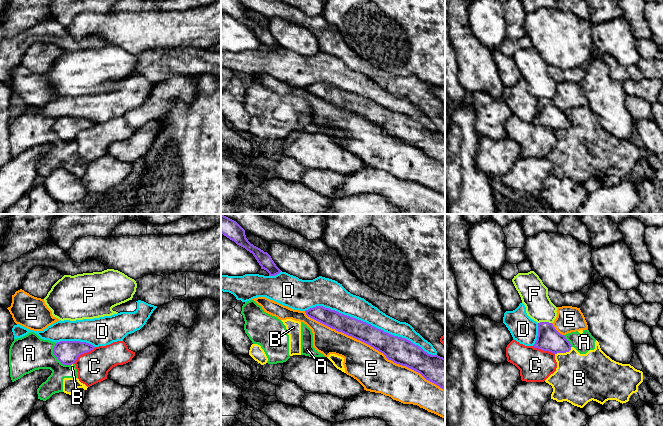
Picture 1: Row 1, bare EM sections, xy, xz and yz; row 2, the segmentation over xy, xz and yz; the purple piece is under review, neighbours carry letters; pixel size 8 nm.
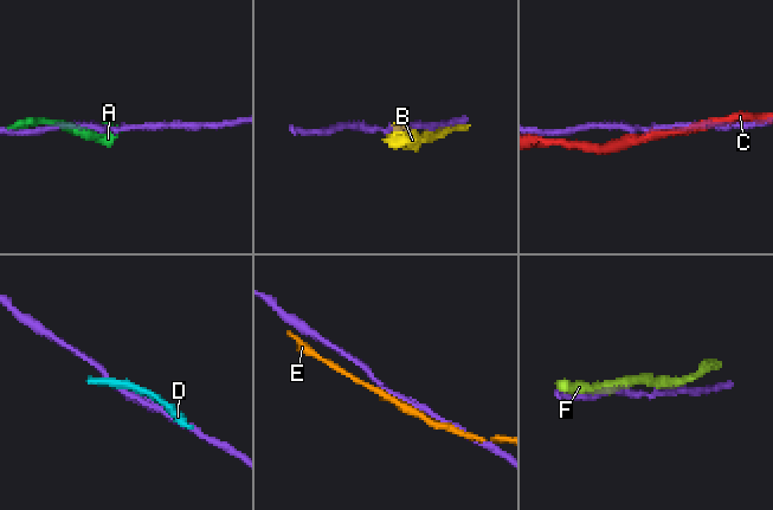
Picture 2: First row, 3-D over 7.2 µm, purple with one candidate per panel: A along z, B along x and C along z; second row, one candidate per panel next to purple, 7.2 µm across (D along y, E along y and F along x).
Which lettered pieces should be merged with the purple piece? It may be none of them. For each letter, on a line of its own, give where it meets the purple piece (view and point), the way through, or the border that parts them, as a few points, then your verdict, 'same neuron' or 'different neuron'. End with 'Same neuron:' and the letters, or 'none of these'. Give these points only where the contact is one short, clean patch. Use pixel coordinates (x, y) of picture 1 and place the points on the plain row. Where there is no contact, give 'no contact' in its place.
A: contact xy (56, 132); different neuron
B: contact yz (564, 128); different neuron
C: contact xy (83, 129); different neuron
D: contact xz (370, 100); different neuron
E: contact xz (374, 124); different neuron
F: contact yz (544, 98); different neuron
Same neuron: none of these

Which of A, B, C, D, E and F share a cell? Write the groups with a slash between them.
A B / C / D / E / F

